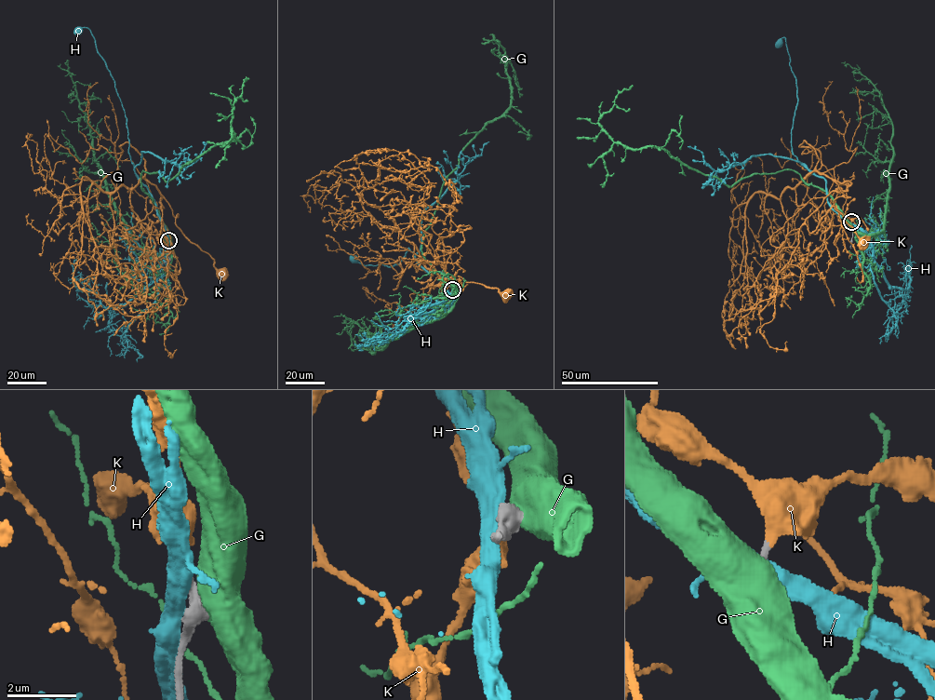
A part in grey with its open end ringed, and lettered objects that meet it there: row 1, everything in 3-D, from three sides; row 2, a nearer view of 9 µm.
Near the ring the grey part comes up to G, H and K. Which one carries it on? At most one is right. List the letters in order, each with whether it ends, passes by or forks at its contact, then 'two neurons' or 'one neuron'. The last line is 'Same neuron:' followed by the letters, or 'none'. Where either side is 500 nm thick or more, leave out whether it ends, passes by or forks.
G: two neurons
H: two neurons
K: it ends | one neuron
Same neuron: K

